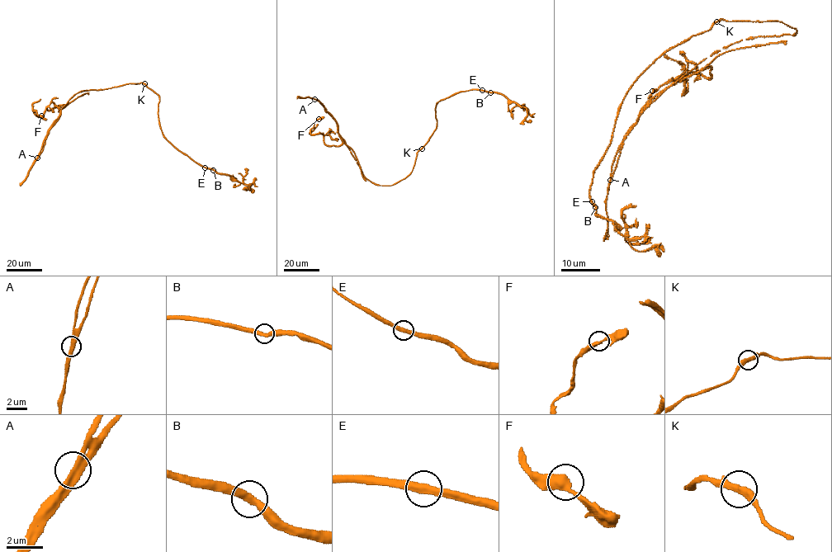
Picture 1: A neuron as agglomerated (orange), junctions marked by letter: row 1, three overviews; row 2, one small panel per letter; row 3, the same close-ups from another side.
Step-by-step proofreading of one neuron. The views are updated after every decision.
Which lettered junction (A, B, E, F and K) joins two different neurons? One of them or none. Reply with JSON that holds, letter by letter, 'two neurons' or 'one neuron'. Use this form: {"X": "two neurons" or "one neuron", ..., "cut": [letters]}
{"A": "two neurons", "B": "one neuron", "E": "one neuron", "F": "one neuron", "K": "one neuron", "cut": ["A"]}

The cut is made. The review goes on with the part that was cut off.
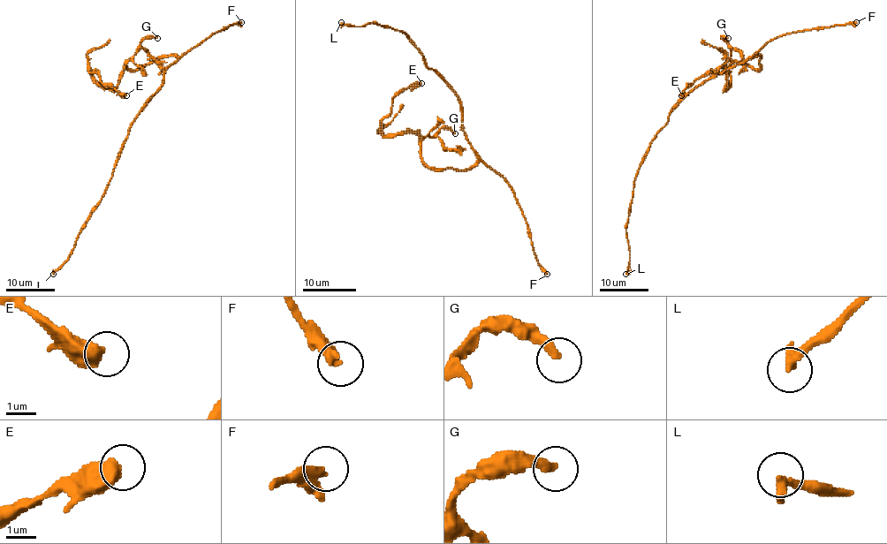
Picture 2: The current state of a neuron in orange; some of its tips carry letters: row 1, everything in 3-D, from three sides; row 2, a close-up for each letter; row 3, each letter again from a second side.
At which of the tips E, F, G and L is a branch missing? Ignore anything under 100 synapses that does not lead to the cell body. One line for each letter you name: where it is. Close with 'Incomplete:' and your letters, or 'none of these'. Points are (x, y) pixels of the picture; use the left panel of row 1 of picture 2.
F: Place: (241, 22)
Incomplete: F

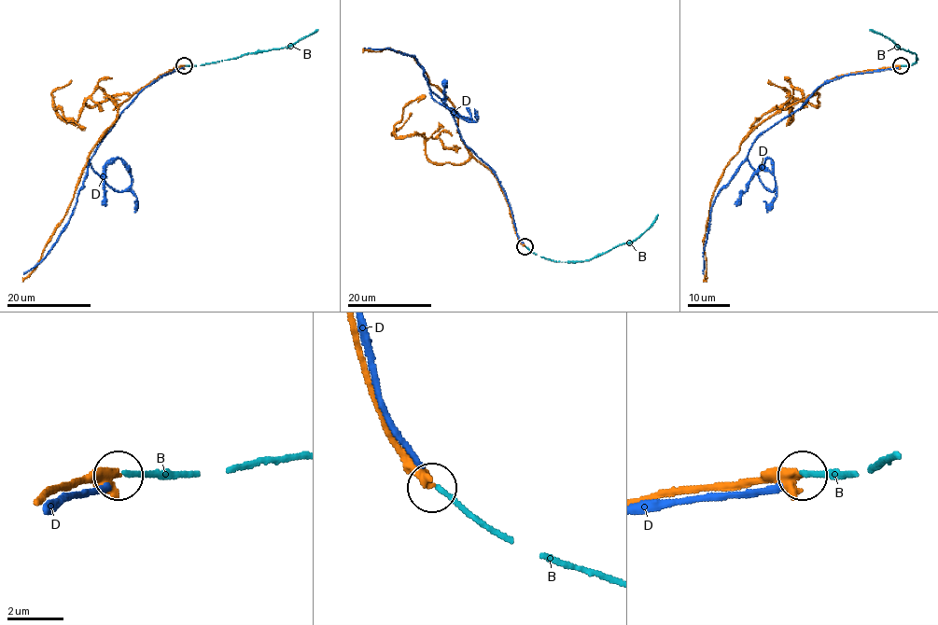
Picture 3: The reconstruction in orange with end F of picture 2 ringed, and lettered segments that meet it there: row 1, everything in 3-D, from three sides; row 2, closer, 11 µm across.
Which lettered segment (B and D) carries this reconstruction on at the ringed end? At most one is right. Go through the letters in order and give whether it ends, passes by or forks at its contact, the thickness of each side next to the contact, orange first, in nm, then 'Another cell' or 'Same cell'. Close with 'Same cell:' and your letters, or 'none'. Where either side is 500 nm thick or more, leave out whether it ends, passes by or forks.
B: It ends there. Thickness 460 nm (orange) against 170 nm. Another cell
D: Thickness 600 nm (orange) against 200 nm. Another cell
Same cell: none

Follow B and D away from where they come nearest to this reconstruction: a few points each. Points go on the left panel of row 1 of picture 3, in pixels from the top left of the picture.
B: (184, 65), (236, 59), (291, 46), (318, 29)
D: (182, 67), (154, 79), (91, 157), (115, 190), (130, 173), (119, 159), (106, 165), (105, 206)

